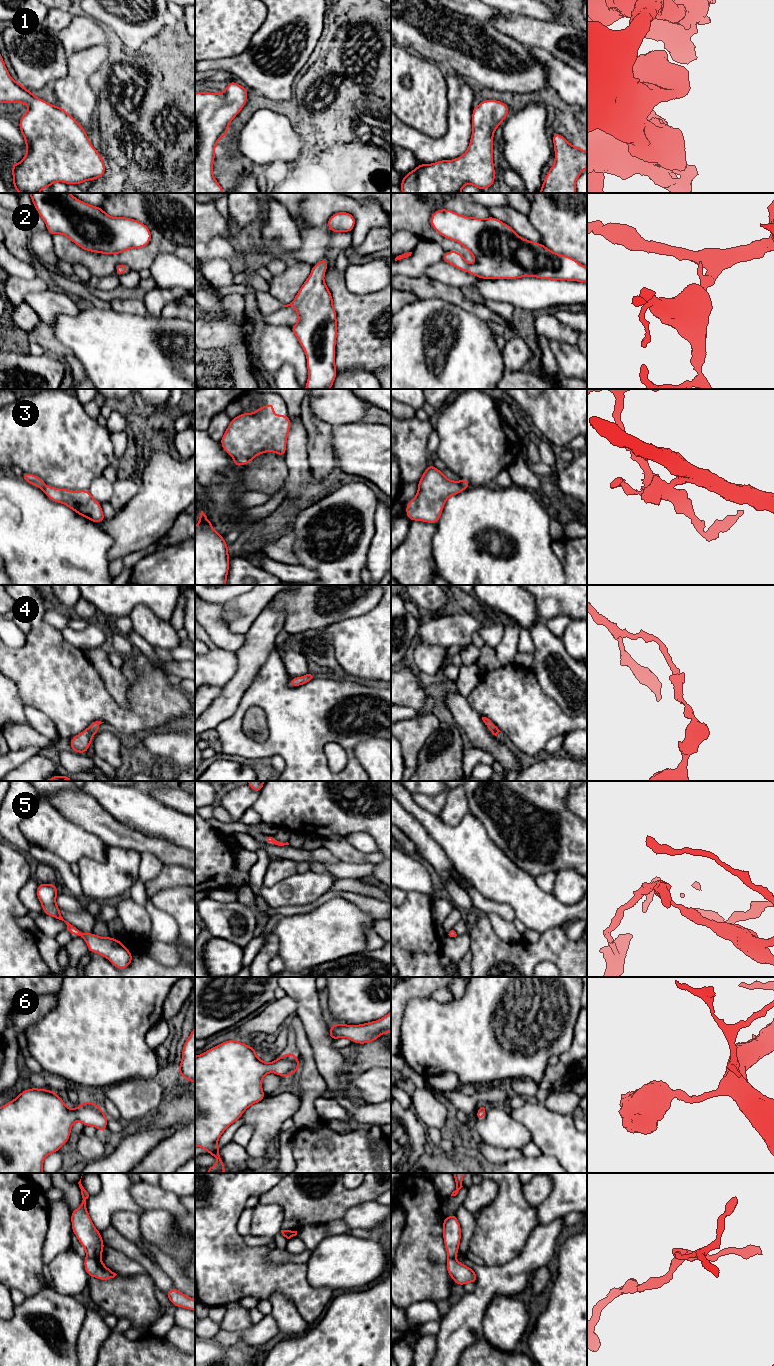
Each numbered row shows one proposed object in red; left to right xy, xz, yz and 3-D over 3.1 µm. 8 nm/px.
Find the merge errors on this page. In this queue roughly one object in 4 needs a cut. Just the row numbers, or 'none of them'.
3, 7

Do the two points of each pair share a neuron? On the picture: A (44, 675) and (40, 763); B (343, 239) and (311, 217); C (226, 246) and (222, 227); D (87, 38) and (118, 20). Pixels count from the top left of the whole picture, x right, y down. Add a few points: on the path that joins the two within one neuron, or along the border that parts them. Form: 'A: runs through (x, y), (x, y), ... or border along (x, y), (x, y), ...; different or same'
A: border along (42, 753), (31, 756), (19, 765); different
B: border along (326, 223), (312, 227); different
C: border along (205, 241), (214, 237), (224, 237), (232, 242); different
D: border along (84, 13), (101, 24); different

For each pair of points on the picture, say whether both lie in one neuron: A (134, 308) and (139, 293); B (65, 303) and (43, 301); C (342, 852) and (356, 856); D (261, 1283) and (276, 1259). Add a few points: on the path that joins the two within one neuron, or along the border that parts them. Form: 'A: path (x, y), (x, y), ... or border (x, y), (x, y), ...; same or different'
A: border (142, 299), (114, 300); different
B: path (60, 303), (48, 303); same
C: path (345, 852), (353, 856); same
D: border (264, 1256), (267, 1262), (273, 1264), (295, 1263); different

